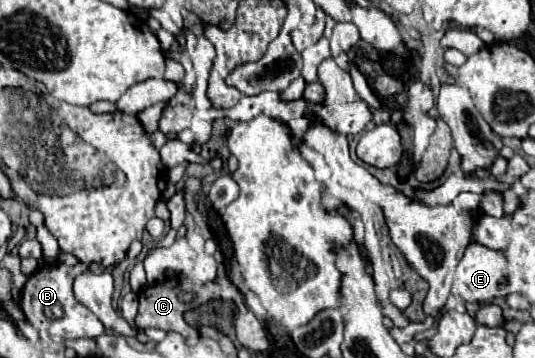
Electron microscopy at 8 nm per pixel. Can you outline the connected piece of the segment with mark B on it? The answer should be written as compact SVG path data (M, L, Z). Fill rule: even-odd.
M60 262L60 264L44 264L44 268L40 268L32 276L28 276L28 282L22 288L20 306L22 306L28 322L38 330L40 338L58 336L58 338L76 340L76 338L96 338L96 336L104 334L102 322L84 304L80 304L72 292L74 276L78 276L80 272L86 272L86 270L88 270L86 264L66 266Z

